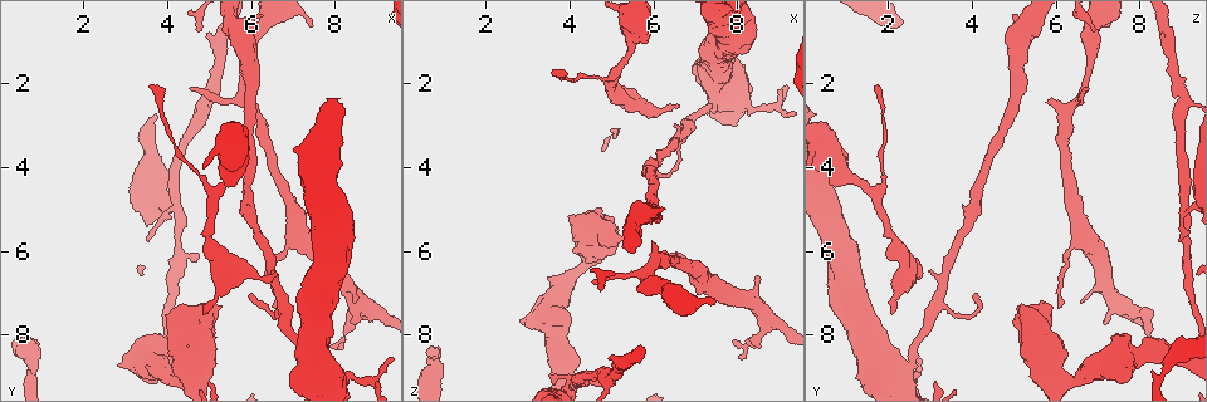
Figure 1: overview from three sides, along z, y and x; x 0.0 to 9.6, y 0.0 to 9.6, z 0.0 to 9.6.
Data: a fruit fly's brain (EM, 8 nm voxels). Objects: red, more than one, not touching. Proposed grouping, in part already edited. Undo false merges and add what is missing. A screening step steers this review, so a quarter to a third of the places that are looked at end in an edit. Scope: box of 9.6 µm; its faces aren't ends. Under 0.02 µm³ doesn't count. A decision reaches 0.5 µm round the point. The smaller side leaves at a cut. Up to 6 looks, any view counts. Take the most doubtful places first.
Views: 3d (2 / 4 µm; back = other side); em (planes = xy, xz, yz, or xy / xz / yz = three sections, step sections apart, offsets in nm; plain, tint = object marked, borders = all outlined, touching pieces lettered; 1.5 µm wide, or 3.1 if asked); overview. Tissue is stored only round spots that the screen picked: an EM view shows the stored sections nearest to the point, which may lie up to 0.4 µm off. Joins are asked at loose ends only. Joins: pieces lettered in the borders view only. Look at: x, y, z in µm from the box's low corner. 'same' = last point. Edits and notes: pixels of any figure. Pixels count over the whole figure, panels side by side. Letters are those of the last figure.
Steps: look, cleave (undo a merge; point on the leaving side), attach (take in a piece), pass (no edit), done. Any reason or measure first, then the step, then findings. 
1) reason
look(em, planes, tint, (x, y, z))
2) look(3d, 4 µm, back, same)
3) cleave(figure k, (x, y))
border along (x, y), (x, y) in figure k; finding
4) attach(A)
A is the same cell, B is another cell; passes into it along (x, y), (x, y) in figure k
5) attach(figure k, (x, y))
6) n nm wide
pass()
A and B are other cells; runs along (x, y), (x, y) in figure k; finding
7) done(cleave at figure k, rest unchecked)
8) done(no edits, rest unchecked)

look(3d, 4 µm, (4.30, 5.10, 9.10))

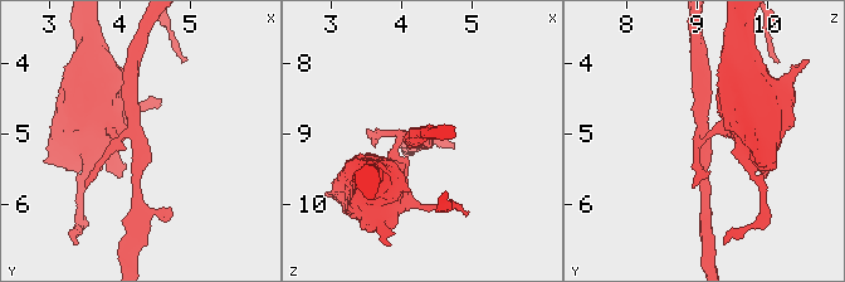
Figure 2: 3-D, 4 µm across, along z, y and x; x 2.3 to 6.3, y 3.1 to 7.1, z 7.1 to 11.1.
look(em, planes, borders, (4.25, 5.10, 9.10))

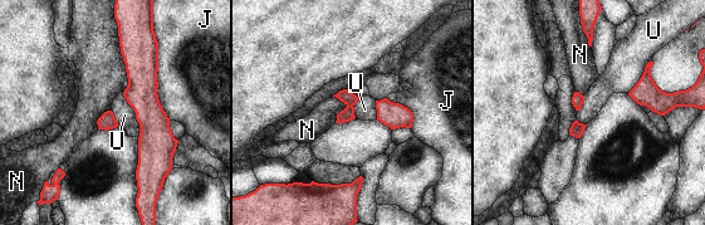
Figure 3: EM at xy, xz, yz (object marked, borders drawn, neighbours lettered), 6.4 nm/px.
cleave(figure 3, (347, 115))
J, N and U are other cells; border along (347, 104), (352, 106) in figure 3; a second cell is stuck on

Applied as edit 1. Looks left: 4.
look(overview)

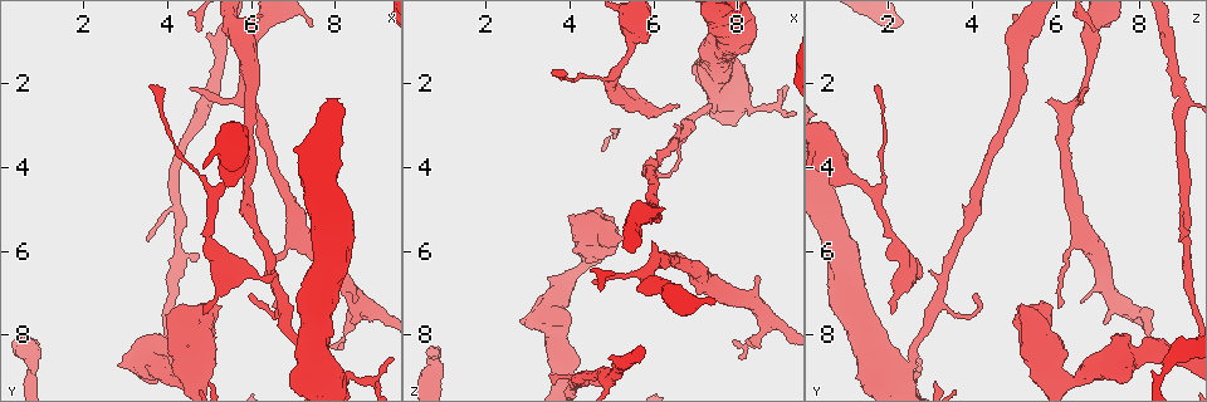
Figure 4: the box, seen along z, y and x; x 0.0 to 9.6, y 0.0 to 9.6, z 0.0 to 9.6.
thick turns thin
look(3d, 2 µm, (0.85, 8.60, 8.70))

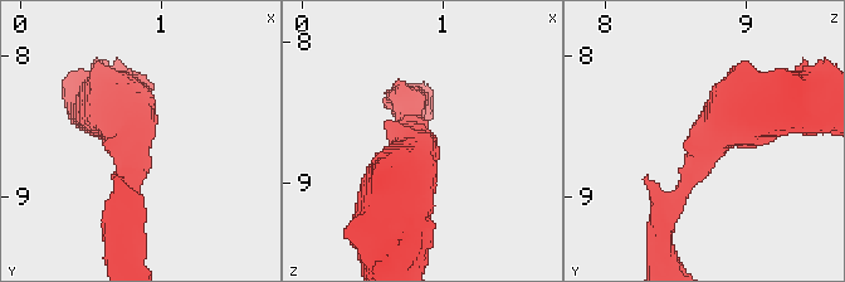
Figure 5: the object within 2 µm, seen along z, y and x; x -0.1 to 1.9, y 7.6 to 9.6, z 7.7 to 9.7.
look(em, planes, borders, (0.80, 8.62, 8.72))

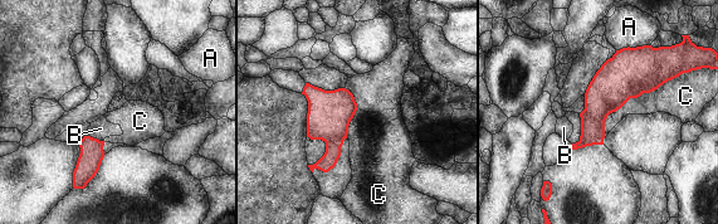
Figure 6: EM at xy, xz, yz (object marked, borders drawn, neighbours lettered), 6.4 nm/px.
pass()
A, B and C are other cells; border along (678, 76), (613, 111), (604, 136) in figure 6; all the same cell

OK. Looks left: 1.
done(cleave at figure 3, rest unchecked)

